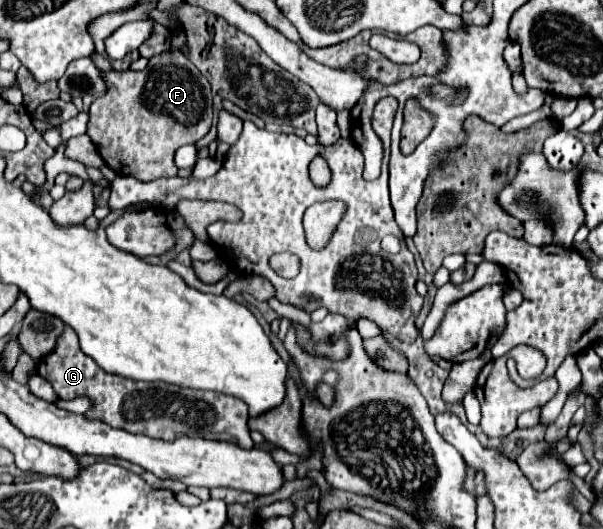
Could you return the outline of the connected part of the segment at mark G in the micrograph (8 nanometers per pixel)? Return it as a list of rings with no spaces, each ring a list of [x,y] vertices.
[[[65,327],[57,341],[57,347],[37,363],[37,373],[45,377],[59,399],[87,397],[91,409],[87,419],[99,419],[111,427],[147,435],[153,439],[175,439],[179,435],[195,435],[203,439],[219,439],[235,443],[243,449],[253,449],[255,443],[249,437],[247,405],[241,399],[219,395],[213,391],[179,389],[169,383],[145,383],[121,379],[105,373],[93,359],[87,359],[79,349],[79,341],[71,327]]]

